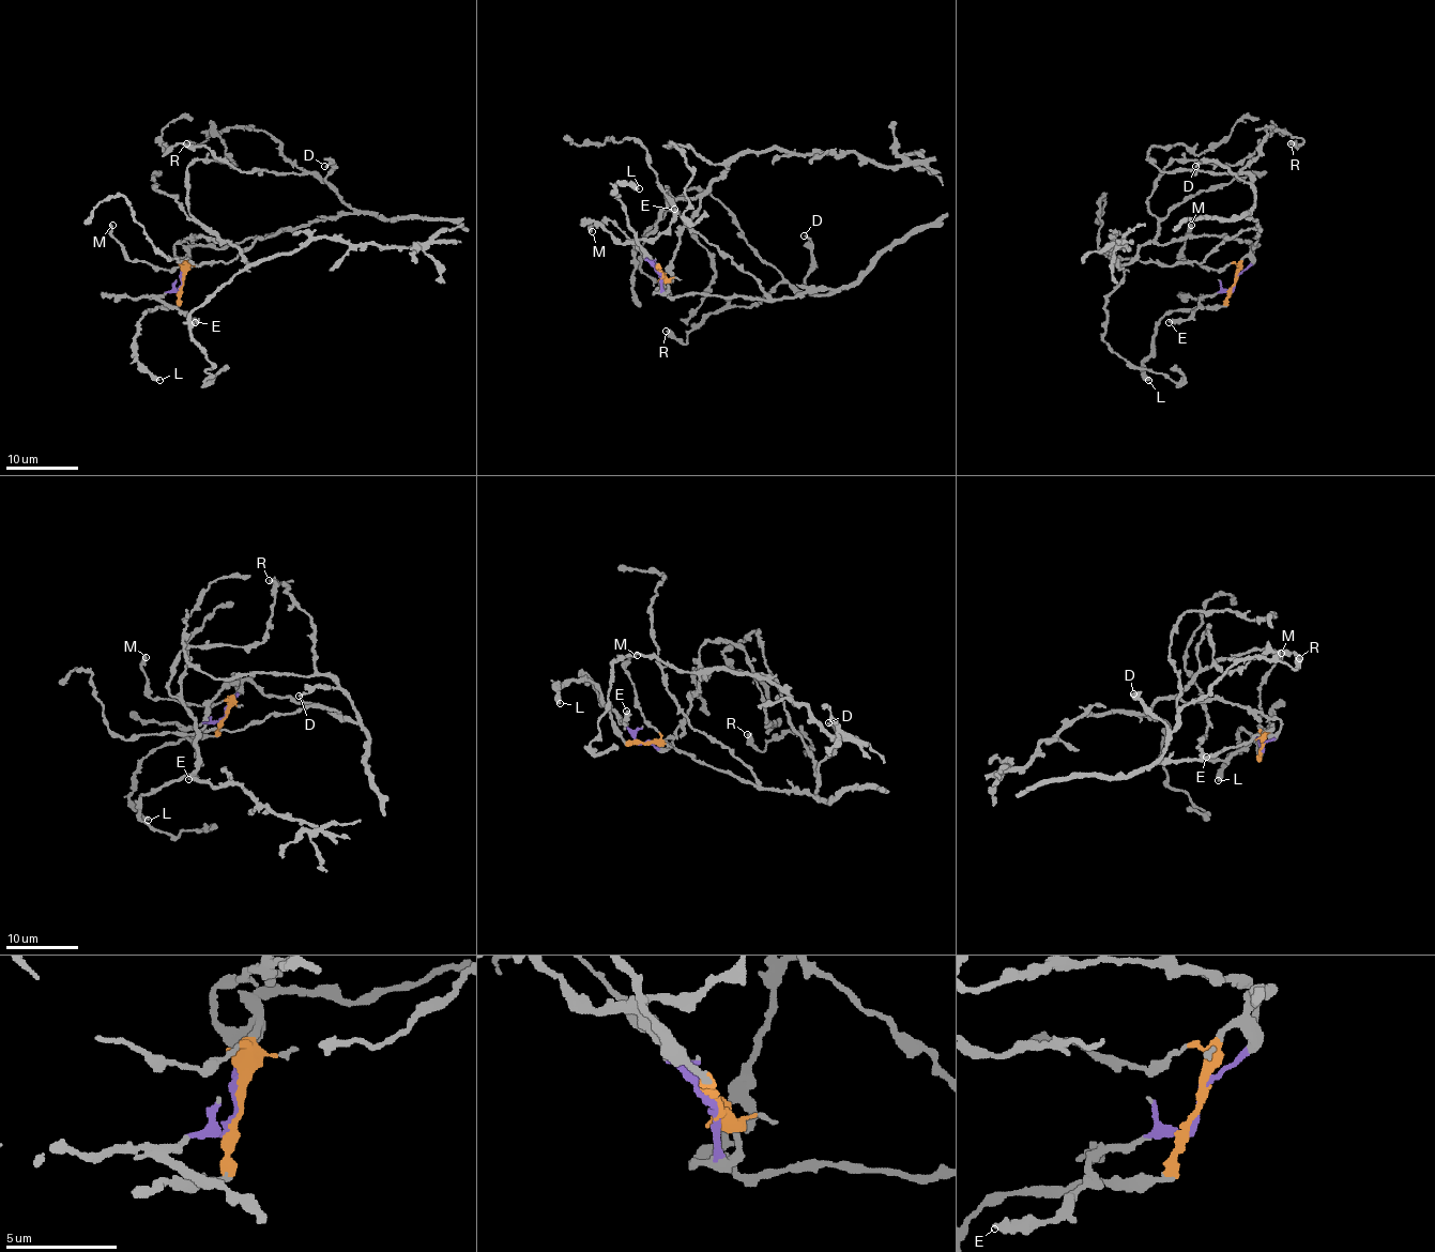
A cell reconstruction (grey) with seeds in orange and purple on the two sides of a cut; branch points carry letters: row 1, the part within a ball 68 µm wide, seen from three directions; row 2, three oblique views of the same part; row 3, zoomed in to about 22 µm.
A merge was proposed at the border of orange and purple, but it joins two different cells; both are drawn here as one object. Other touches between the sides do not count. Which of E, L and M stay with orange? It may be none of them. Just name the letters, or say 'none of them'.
L, M

